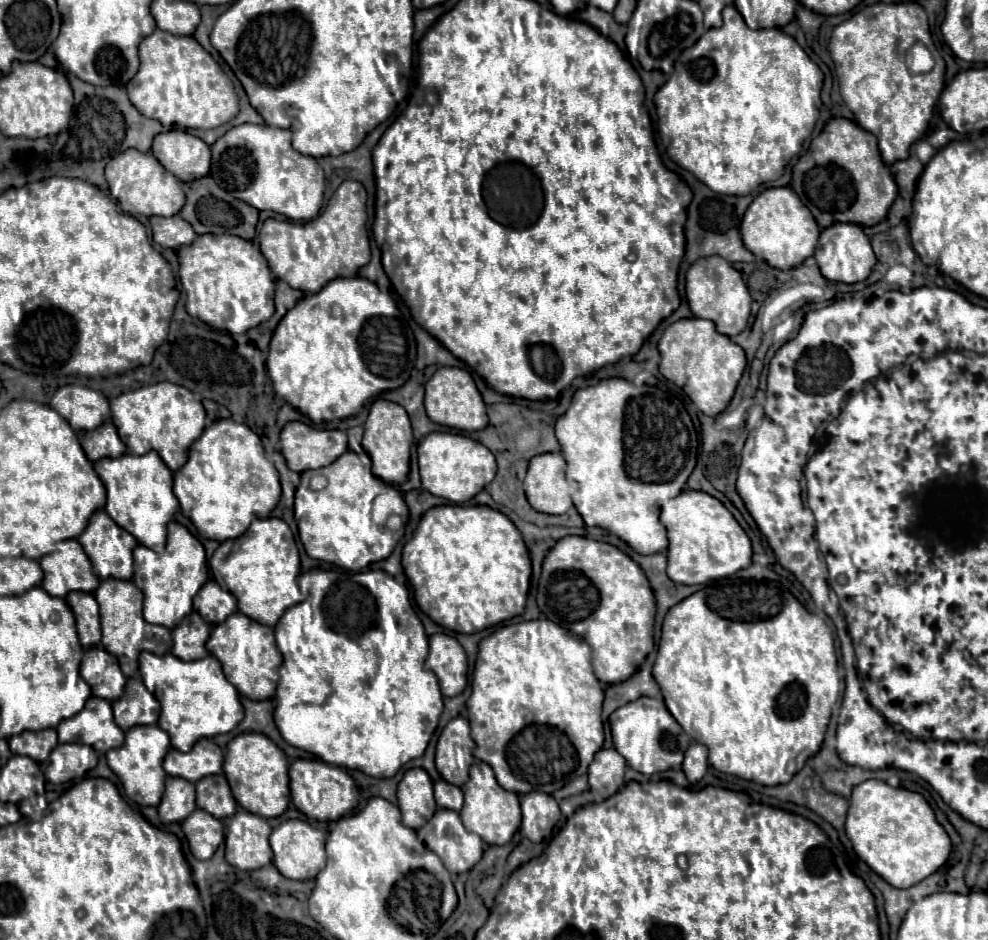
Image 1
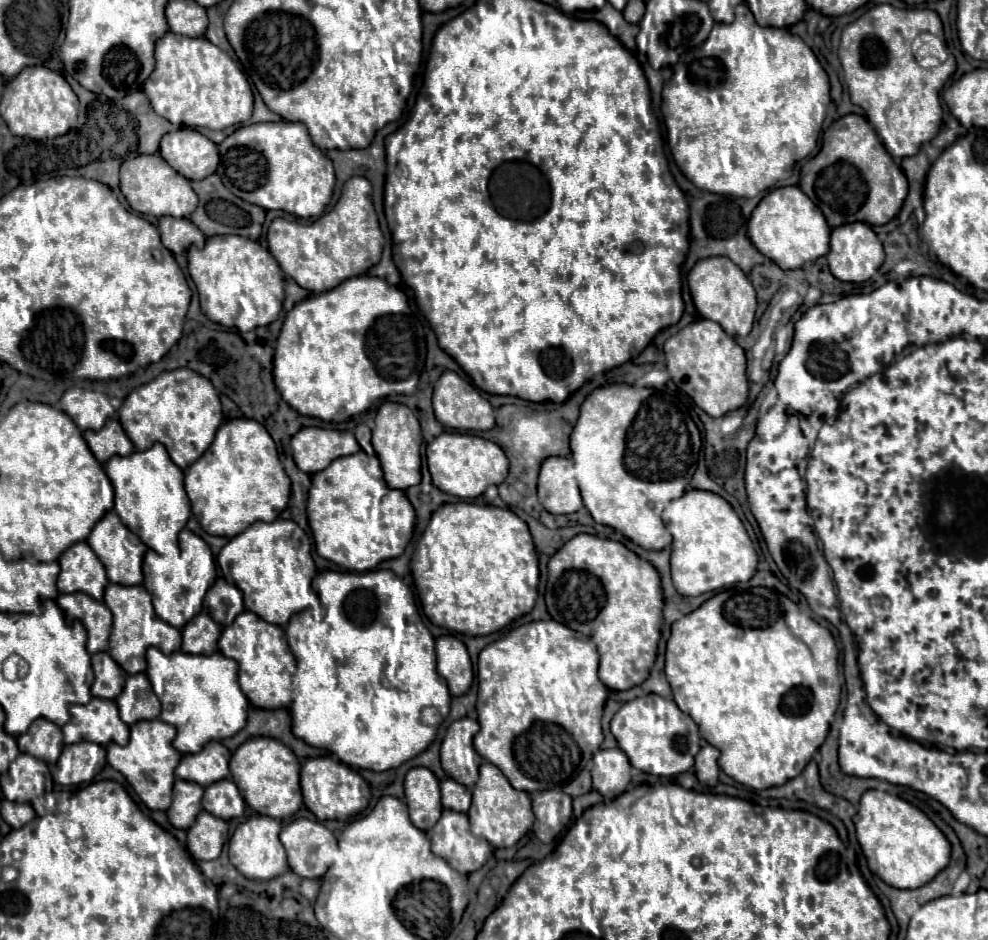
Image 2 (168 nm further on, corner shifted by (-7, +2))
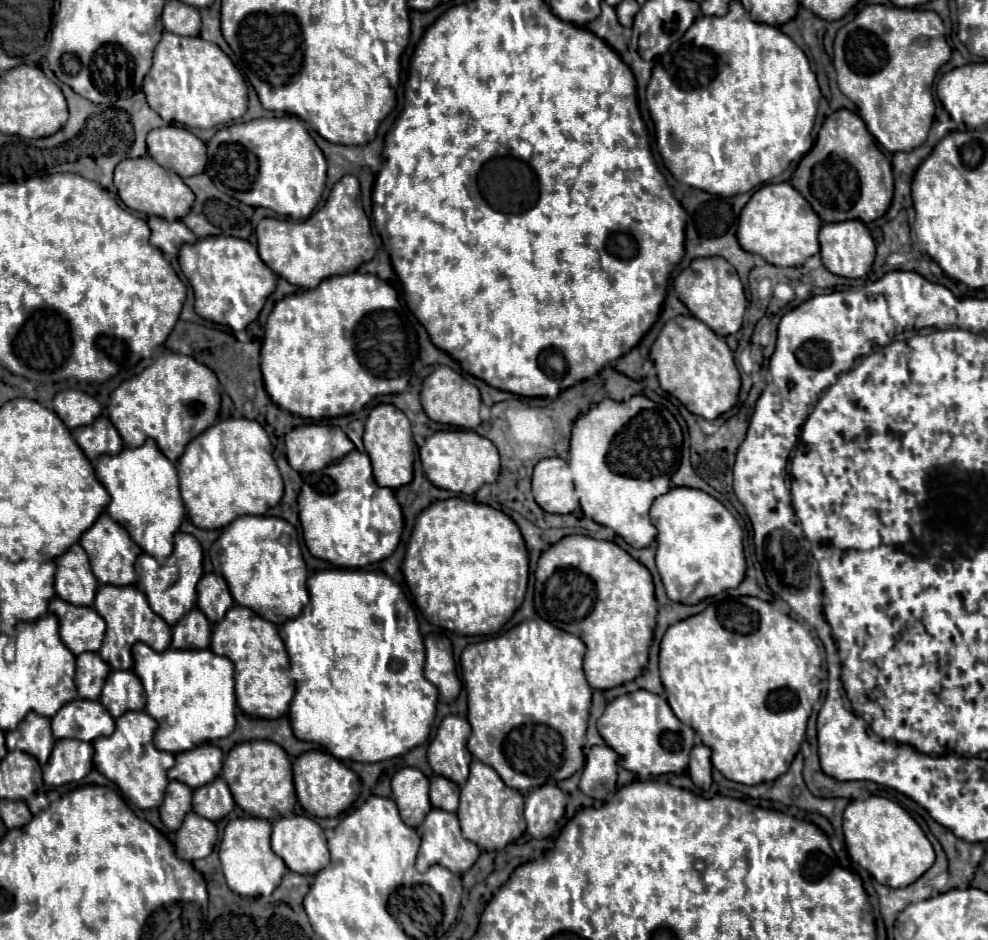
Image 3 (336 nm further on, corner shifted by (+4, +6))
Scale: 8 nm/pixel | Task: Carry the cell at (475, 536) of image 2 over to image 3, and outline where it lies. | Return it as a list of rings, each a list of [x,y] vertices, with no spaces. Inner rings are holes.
[[[448,498],[430,504],[420,514],[420,524],[416,520],[406,548],[402,572],[416,606],[430,624],[462,636],[494,634],[510,620],[514,610],[520,608],[524,600],[528,554],[524,560],[522,552],[526,552],[526,546],[520,528],[502,510],[496,510],[480,502]]]

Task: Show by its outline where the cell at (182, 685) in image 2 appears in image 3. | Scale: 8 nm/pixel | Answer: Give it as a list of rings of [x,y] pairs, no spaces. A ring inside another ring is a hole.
[[[144,642],[132,648],[134,672],[146,692],[146,712],[158,722],[154,744],[172,754],[186,752],[198,744],[228,736],[234,730],[234,664],[212,650],[154,652]]]

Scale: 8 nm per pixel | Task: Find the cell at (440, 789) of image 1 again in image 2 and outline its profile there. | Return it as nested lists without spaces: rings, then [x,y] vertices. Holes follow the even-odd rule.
[[[447,778],[441,782],[441,804],[443,808],[455,810],[455,812],[467,812],[471,806],[471,792],[459,782]]]

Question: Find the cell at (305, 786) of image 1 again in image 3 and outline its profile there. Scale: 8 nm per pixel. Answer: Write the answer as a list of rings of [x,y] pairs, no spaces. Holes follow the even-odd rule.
[[[310,750],[300,754],[294,764],[294,786],[298,794],[298,802],[310,816],[328,818],[328,816],[340,816],[344,810],[352,806],[352,802],[358,796],[358,776],[344,766],[338,758],[324,750]]]

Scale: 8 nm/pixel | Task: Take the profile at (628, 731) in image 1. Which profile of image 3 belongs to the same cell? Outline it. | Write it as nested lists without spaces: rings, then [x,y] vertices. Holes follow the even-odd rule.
[[[638,690],[634,694],[622,694],[606,706],[596,726],[606,744],[618,754],[618,764],[622,768],[642,778],[686,772],[688,754],[694,746],[694,730],[674,716],[666,698],[646,690]]]

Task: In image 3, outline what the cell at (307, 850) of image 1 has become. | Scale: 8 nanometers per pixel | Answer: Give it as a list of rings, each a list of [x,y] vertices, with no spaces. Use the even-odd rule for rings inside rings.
[[[284,816],[272,822],[272,850],[286,862],[292,872],[316,874],[330,862],[324,830],[308,816]]]

